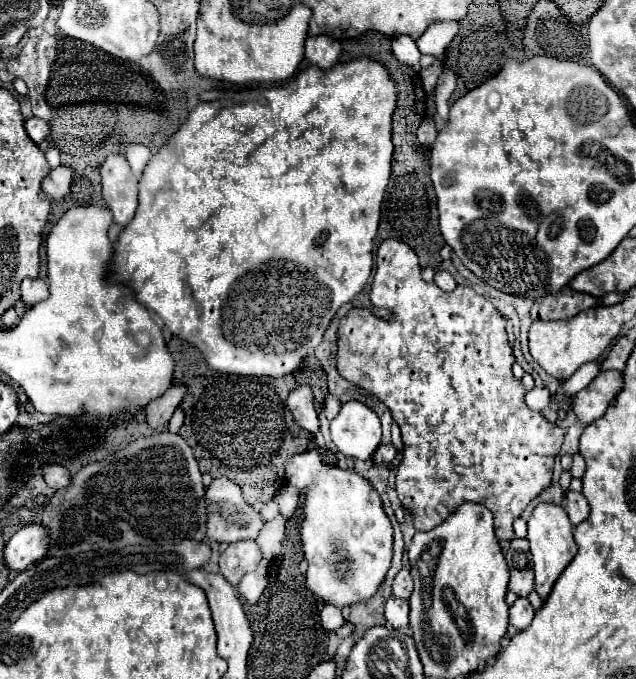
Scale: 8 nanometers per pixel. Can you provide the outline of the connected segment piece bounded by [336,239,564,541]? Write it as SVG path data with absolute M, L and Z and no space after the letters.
M386 239L386 241L380 243L378 253L376 253L376 275L374 275L374 281L372 281L370 301L374 303L374 307L390 309L394 313L394 319L392 321L382 321L376 315L372 315L368 309L352 309L346 317L342 317L340 325L338 325L336 369L346 381L350 381L350 383L362 387L364 391L372 393L374 397L378 397L392 411L394 421L400 425L404 451L402 451L402 461L400 461L400 465L396 469L396 491L398 491L398 499L402 501L402 505L414 509L414 527L418 531L430 531L430 529L438 527L462 503L472 501L472 503L486 505L492 511L496 537L500 541L512 541L514 539L514 529L512 529L514 519L518 519L522 515L522 511L530 505L530 501L534 497L538 497L544 489L548 489L550 483L552 483L554 459L556 459L556 455L558 455L558 451L562 447L564 431L558 425L552 425L540 411L532 411L524 403L526 389L524 389L522 381L512 375L514 355L512 355L512 347L510 347L508 335L506 335L506 321L496 311L496 307L488 299L484 299L482 295L478 295L472 287L466 287L466 285L458 285L452 293L440 291L440 287L436 287L436 283L426 283L420 277L420 271L422 271L422 267L418 263L418 257L406 243L400 243L396 239Z

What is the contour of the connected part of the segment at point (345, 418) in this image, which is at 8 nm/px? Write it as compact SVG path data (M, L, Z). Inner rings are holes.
M348 401L330 421L336 449L346 457L370 459L380 445L382 429L378 415L360 401Z

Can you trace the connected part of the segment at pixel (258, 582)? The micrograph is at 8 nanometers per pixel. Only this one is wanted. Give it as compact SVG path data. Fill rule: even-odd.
M248 573L244 575L244 579L238 585L238 591L244 599L248 599L250 603L258 603L258 599L262 597L264 589L268 587L268 577L260 575L260 573Z

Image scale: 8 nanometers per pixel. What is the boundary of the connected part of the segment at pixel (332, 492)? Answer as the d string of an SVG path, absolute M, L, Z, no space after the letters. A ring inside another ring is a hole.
M316 451L288 459L286 479L304 493L302 549L308 561L308 589L336 607L370 599L392 561L392 525L376 489L356 471L322 465Z

